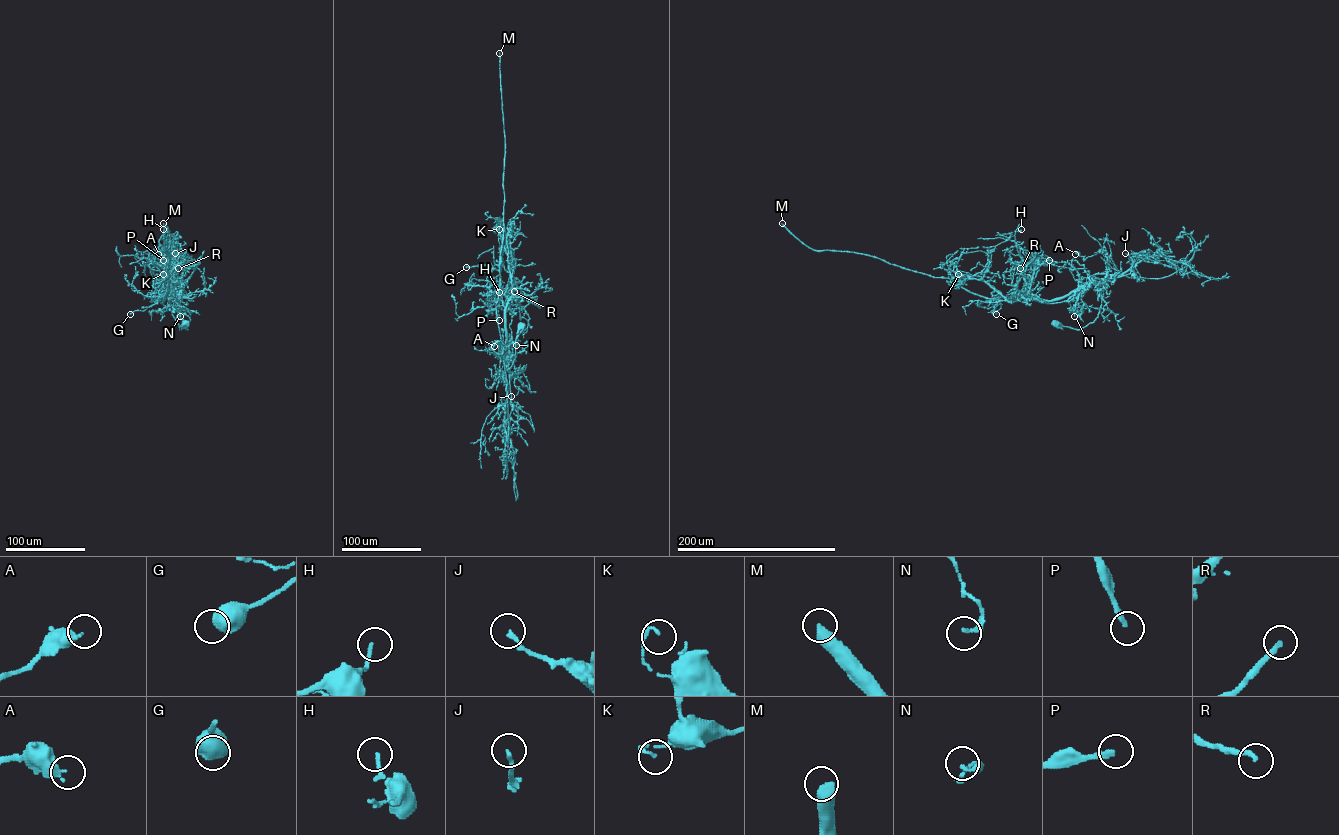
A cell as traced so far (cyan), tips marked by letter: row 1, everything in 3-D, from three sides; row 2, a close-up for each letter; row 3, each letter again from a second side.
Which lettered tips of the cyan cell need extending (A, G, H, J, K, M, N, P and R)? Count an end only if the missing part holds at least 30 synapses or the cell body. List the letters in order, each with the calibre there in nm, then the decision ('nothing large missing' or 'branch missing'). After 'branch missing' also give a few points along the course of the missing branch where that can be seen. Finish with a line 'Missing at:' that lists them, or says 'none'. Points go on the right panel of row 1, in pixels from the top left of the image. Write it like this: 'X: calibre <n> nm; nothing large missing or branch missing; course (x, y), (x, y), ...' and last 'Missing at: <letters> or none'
A: calibre 400 nm; nothing large missing
G: calibre 650 nm; nothing large missing
H: calibre 100 nm; nothing large missing
J: calibre 180 nm; nothing large missing
K: calibre 140 nm; nothing large missing
M: calibre 500 nm; branch missing
N: calibre 220 nm; nothing large missing
P: calibre 220 nm; branch missing; course (1049, 260), (1072, 263)
R: calibre 220 nm; branch missing
Missing at: M, P, R

